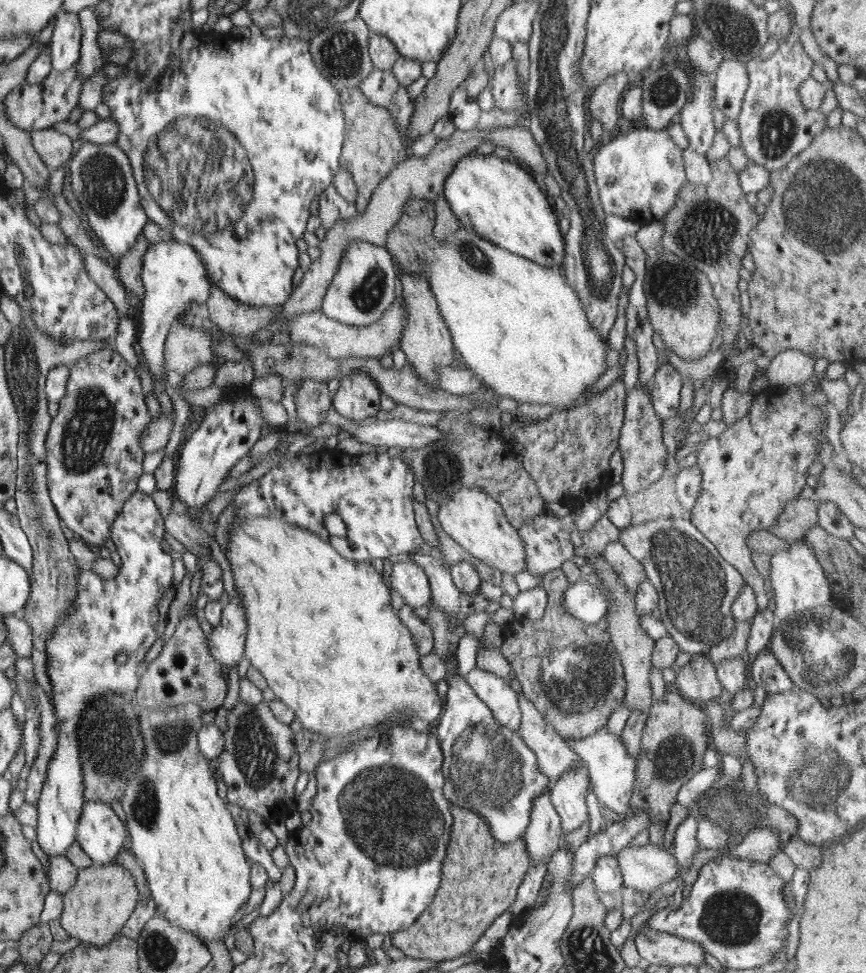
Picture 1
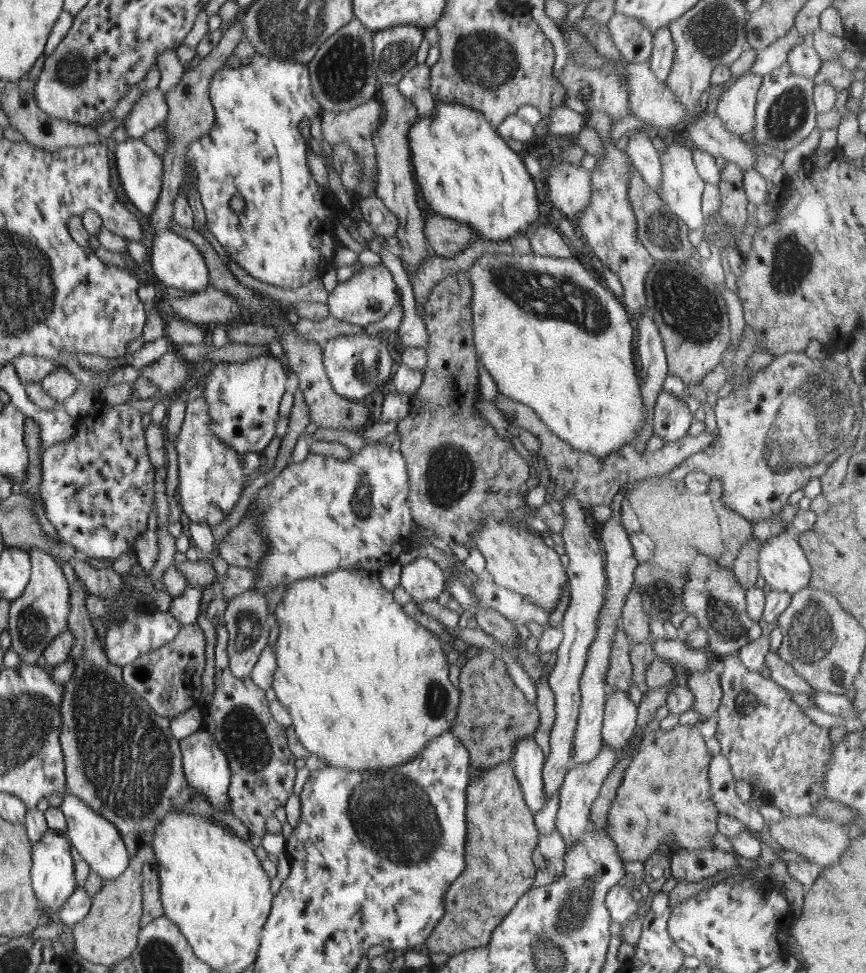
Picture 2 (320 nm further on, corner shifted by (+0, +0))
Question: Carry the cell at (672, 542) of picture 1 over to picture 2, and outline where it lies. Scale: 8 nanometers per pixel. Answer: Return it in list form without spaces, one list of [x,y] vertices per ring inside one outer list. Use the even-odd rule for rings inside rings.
[[[696,556],[696,560],[684,568],[684,576],[688,576],[688,580],[684,580],[682,595],[684,611],[689,613],[688,616],[694,616],[699,628],[708,634],[708,652],[721,658],[736,654],[745,644],[765,633],[767,628],[761,622],[747,616],[746,589],[739,585],[732,570],[718,568],[716,562],[712,562],[712,556]]]

